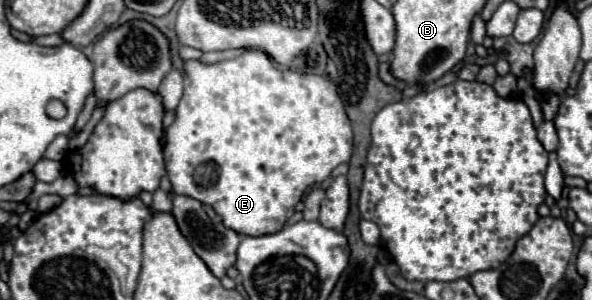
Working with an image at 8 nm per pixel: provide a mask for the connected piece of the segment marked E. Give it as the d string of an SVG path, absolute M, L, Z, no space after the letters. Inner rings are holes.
M249 50L239 58L211 66L189 60L183 72L185 92L177 106L177 118L167 128L167 176L175 194L209 204L227 228L245 236L277 232L293 216L297 202L309 186L323 182L341 162L351 160L351 124L337 86L329 78L279 70L261 50Z

